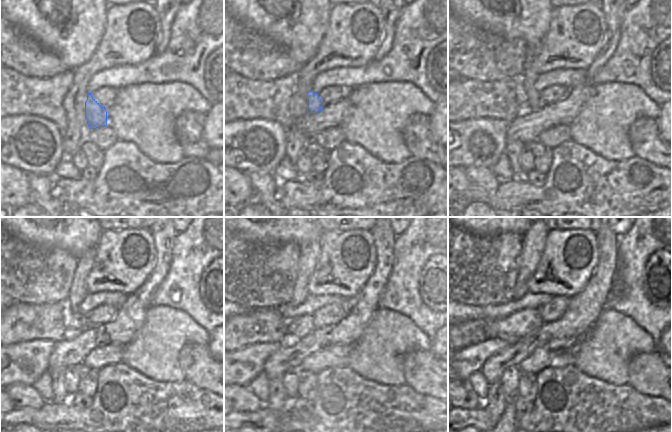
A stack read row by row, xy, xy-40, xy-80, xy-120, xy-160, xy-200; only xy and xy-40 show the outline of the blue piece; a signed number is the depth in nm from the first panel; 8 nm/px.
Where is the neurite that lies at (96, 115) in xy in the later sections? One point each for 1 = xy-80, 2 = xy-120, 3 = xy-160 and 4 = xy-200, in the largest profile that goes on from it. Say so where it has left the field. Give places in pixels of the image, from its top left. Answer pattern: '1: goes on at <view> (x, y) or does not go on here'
1: goes on at xy-80 (530, 99)
2: goes on at xy-120 (77, 292)
3: goes on at xy-160 (308, 252)
4: goes on at xy-200 (534, 238)

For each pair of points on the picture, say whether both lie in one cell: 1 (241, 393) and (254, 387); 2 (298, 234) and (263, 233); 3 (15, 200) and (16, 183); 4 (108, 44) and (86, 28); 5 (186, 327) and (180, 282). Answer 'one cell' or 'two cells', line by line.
1: two cells
2: one cell
3: one cell
4: two cells
5: two cells

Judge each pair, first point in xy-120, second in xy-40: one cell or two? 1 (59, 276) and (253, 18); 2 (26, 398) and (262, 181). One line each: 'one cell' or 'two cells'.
1: two cells
2: one cell

